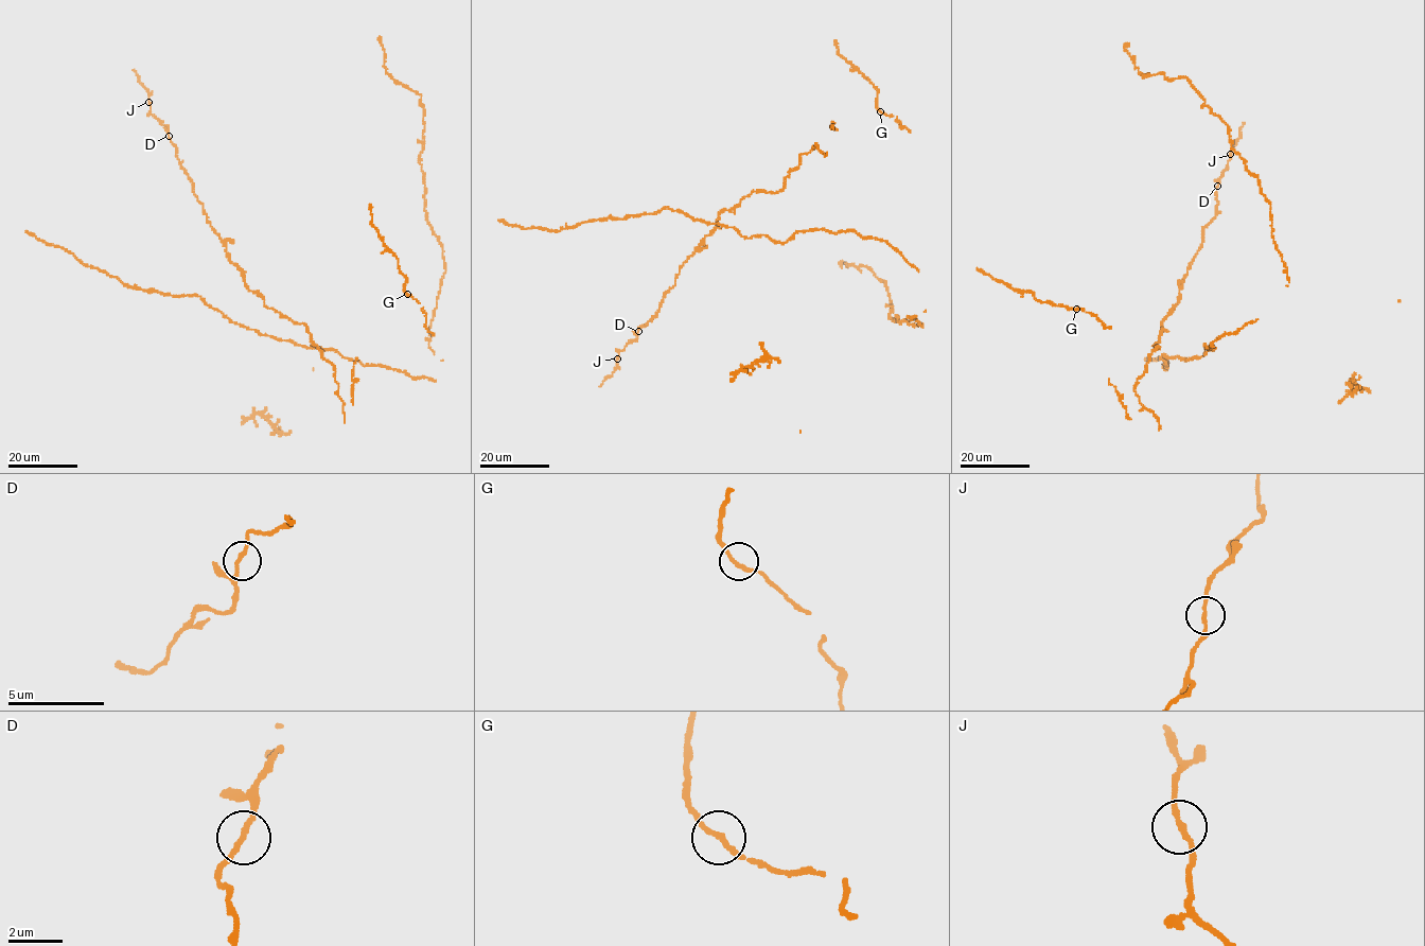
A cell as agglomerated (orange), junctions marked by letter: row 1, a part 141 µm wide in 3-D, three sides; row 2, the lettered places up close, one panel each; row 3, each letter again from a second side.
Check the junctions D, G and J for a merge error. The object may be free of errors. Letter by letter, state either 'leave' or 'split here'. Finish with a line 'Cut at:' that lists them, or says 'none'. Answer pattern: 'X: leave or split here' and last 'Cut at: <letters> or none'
D: leave
G: leave
J: leave
Cut at: none

